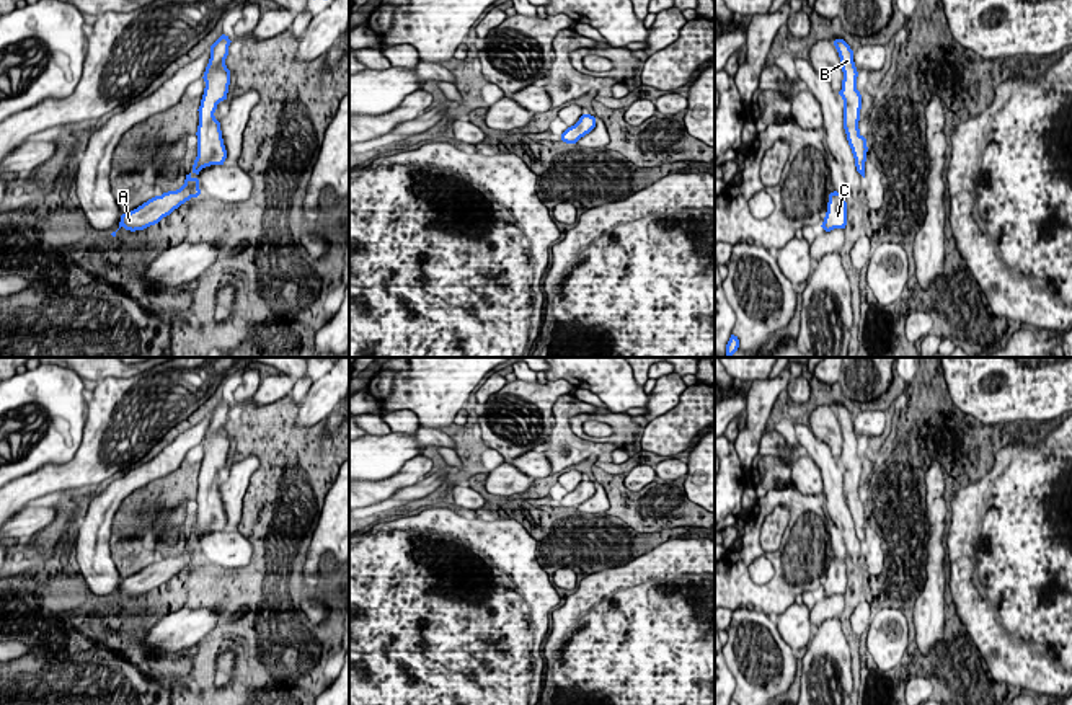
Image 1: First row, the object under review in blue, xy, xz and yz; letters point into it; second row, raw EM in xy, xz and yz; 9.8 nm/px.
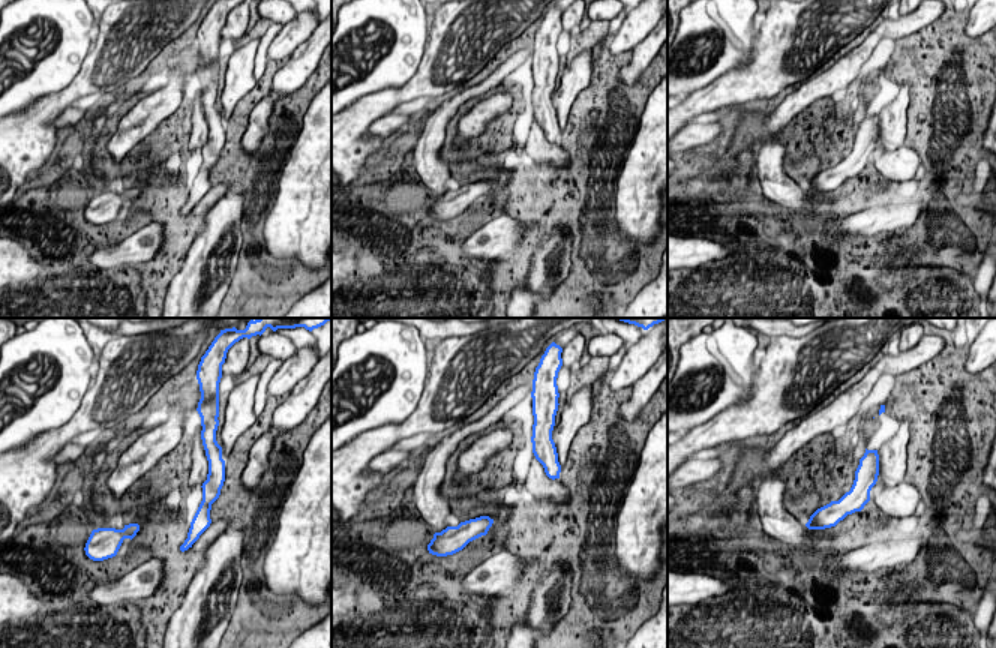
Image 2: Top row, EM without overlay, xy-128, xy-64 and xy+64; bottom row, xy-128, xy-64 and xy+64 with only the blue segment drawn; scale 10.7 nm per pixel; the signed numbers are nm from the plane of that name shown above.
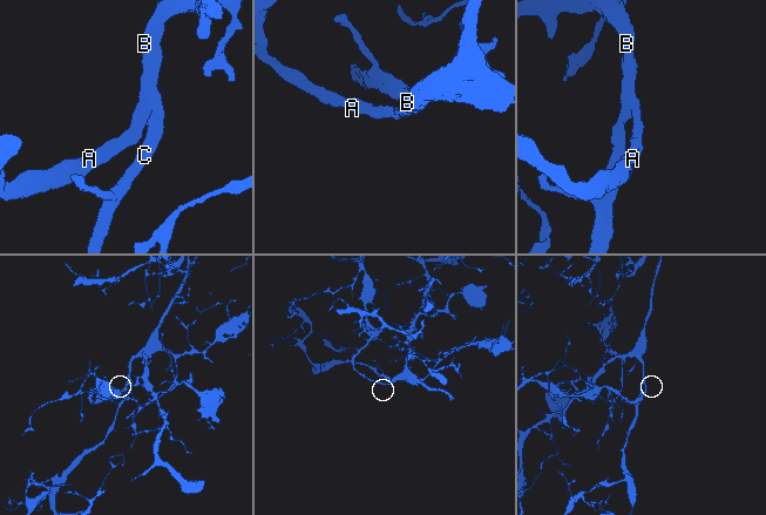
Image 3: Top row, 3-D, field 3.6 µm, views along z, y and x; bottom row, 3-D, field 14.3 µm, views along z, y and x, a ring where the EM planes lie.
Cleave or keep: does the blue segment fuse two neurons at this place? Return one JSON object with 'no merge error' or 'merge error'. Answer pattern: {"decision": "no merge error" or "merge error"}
{"decision": "no merge error"}

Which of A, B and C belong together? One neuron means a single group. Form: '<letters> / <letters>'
A B C

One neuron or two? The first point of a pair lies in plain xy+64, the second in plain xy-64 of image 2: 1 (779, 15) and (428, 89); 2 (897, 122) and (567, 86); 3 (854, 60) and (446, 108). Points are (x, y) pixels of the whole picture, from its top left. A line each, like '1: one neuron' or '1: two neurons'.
1: one neuron
2: one neuron
3: one neuron

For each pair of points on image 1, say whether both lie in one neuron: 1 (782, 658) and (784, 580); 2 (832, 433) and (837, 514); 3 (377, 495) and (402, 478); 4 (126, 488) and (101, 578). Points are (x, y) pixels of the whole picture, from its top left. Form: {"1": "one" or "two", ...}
{"1": "two", "2": "two", "3": "one", "4": "one"}

